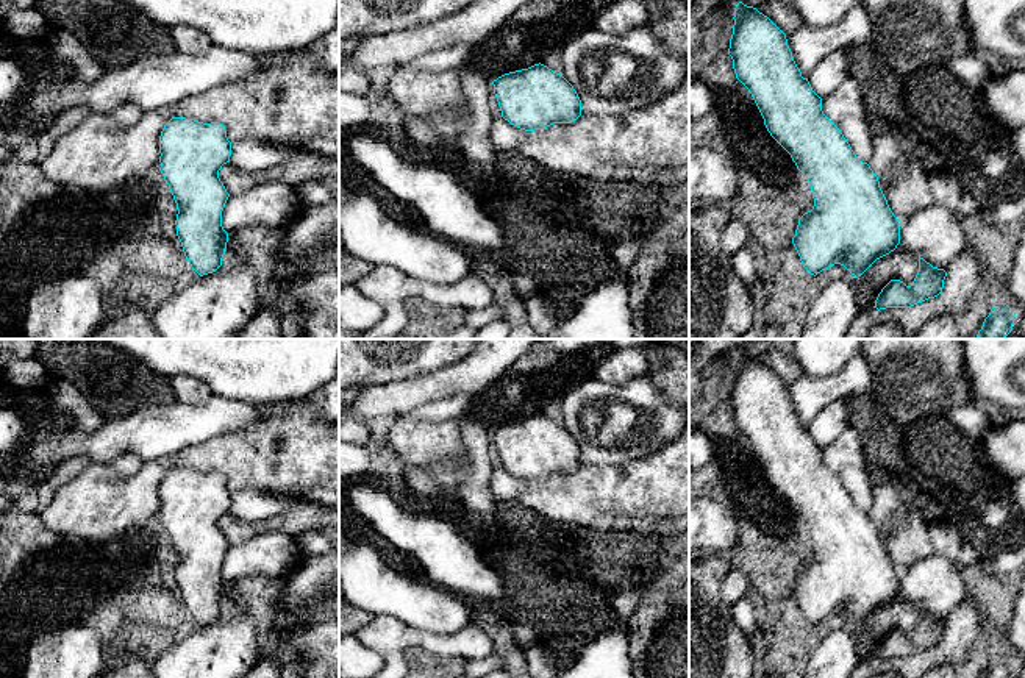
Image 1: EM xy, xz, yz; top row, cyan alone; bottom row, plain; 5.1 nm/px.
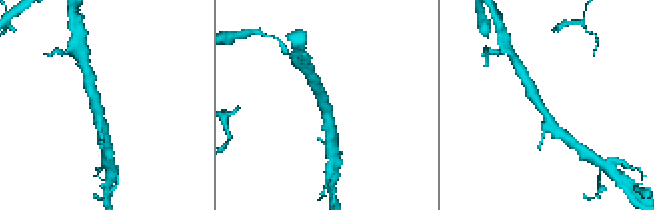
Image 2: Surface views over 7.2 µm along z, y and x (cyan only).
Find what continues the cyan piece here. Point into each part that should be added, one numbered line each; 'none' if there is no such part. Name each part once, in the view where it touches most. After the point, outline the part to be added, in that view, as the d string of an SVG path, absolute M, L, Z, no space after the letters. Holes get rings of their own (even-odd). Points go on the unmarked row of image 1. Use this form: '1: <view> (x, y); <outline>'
none

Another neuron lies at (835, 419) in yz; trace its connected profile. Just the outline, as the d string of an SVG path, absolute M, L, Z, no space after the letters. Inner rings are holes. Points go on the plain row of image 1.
M852 398L831 401L811 420L808 431L820 448L833 444L850 426L848 405Z

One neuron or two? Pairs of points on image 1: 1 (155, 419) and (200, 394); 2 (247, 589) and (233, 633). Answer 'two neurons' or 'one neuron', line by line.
1: two neurons
2: two neurons

